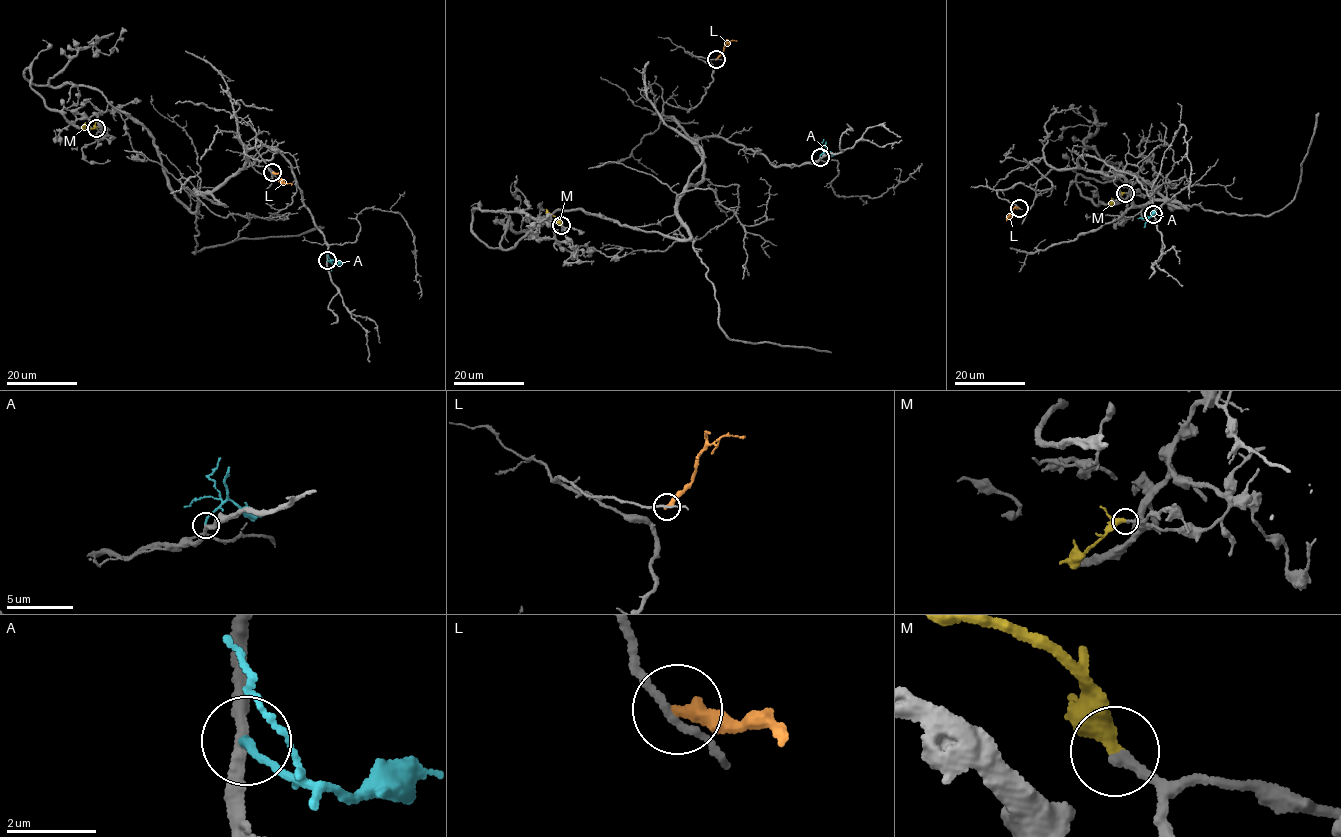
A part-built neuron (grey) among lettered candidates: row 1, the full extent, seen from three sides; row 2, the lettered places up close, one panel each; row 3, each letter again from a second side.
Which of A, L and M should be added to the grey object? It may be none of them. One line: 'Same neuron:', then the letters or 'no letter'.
Same neuron: M

